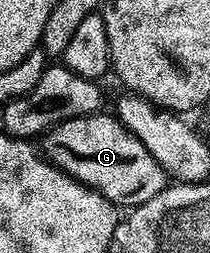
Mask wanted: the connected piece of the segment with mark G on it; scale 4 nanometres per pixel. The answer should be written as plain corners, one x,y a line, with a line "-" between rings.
106,113
89,114
56,124
41,135
40,150
53,166
84,183
89,190
104,195
119,208
133,208
166,189
168,175
145,144
113,113

